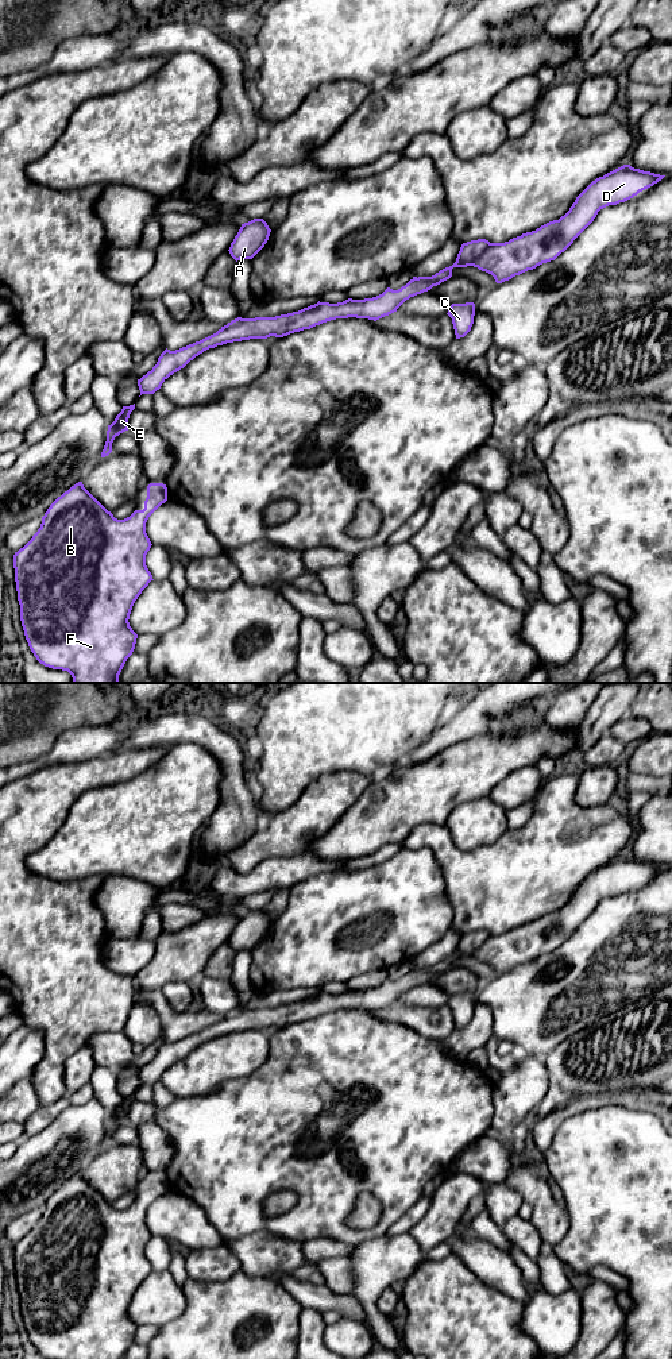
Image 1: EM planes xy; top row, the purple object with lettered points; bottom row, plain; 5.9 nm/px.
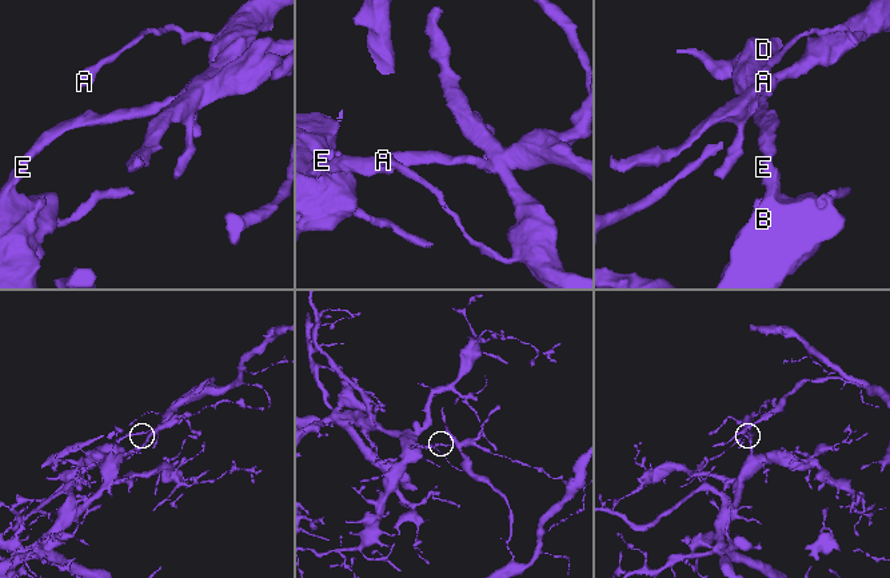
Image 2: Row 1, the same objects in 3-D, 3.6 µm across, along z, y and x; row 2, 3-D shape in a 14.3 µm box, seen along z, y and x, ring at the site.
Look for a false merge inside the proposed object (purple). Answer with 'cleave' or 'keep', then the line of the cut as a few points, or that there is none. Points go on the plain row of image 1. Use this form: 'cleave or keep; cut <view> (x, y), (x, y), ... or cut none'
cleave; cut xy (491, 934), (470, 954), (462, 954), (456, 950)

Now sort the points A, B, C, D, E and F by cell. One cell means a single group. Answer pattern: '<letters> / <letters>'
A / B C D E F

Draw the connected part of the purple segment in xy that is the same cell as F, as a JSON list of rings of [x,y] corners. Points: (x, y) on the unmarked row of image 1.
[[[78,1173],[50,1196],[38,1223],[13,1246],[20,1312],[28,1337],[40,1355],[49,1359],[124,1358],[138,1329],[128,1313],[132,1297],[154,1271],[146,1256],[146,1246],[152,1236],[146,1213],[166,1192],[166,1175],[150,1174],[144,1200],[117,1211]]]

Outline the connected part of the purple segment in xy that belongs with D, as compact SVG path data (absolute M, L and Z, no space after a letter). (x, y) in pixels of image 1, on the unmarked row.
M623 856L592 872L559 911L549 912L536 922L522 924L509 933L491 934L471 955L456 950L452 957L432 968L413 968L398 981L387 978L372 989L348 989L337 995L318 992L298 1003L275 1008L237 1008L200 1032L175 1042L166 1039L152 1061L138 1070L140 1086L154 1085L170 1066L184 1059L204 1042L217 1036L270 1027L283 1028L336 1009L356 1008L376 1012L397 1003L410 988L449 970L453 958L474 957L491 965L497 974L509 972L542 954L555 951L594 912L600 900L633 889L664 868Z

